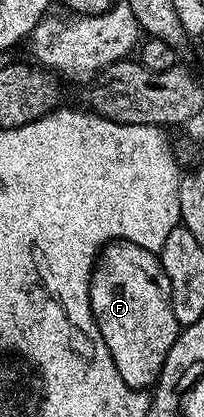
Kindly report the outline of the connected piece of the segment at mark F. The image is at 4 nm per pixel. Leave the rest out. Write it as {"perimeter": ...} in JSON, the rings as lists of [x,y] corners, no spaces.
{"perimeter":[[[112,241],[103,246],[91,270],[91,286],[89,287],[91,314],[101,331],[101,339],[105,339],[105,347],[109,347],[109,355],[125,383],[134,389],[150,390],[161,375],[161,367],[165,367],[165,359],[169,355],[169,347],[178,339],[181,327],[173,315],[171,288],[169,279],[163,270],[163,262],[152,250],[128,241]]]}

